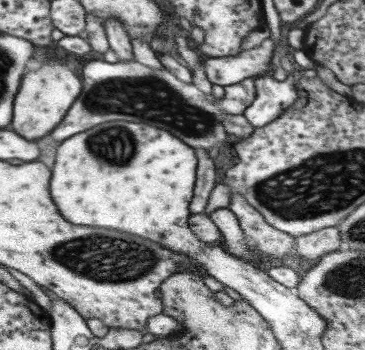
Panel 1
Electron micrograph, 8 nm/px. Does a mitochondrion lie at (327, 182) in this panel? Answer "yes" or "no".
yes

